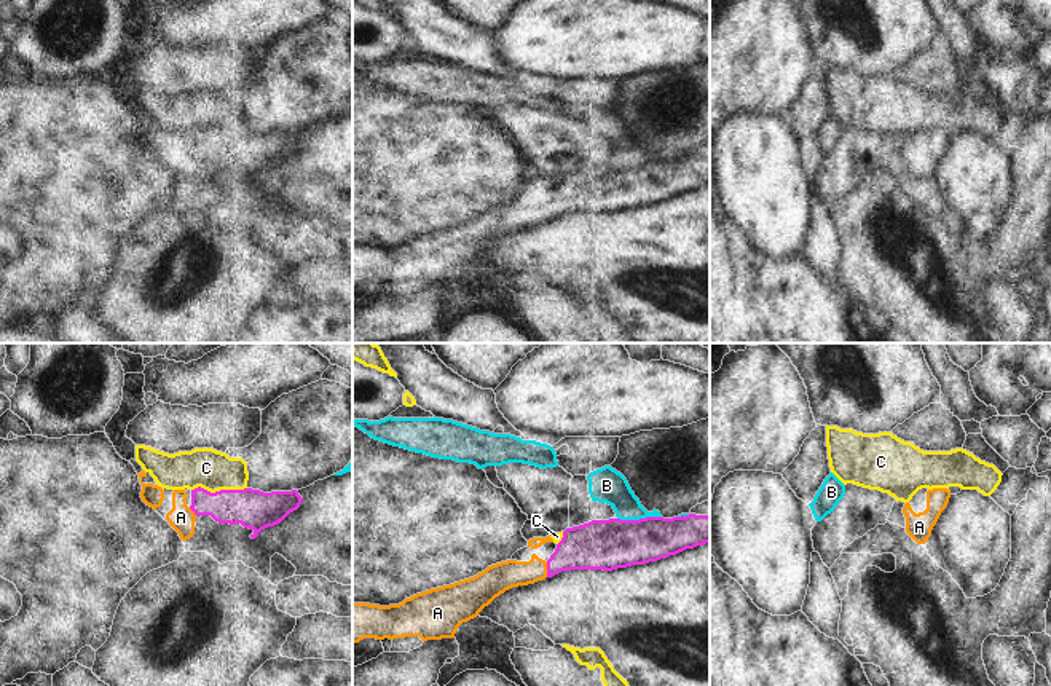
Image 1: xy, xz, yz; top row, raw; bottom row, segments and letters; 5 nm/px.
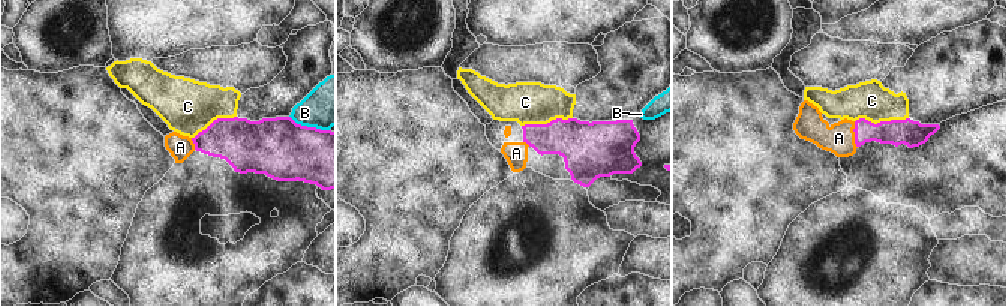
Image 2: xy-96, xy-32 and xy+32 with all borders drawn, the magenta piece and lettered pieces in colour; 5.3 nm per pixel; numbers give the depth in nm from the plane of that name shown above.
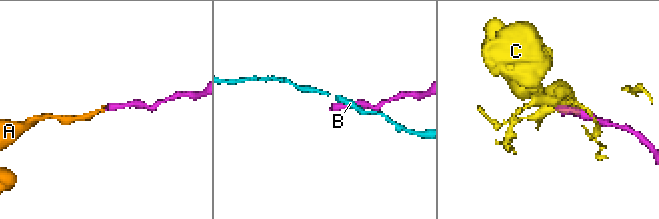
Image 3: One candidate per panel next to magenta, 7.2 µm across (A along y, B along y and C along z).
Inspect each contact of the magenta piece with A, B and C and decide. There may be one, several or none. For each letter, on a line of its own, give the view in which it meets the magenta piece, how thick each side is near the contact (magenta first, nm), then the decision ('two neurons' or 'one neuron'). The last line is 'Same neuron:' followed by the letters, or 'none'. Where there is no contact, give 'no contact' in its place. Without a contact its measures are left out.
A: meets magenta in xz; 240 nm thick on the magenta side, 140 nm on the other; one neuron
B: meets magenta in xz; 260 nm thick on the magenta side, 180 nm on the other; two neurons
C: meets magenta in xy; 200 nm thick on the magenta side, 200 nm on the other; two neurons
Same neuron: A

